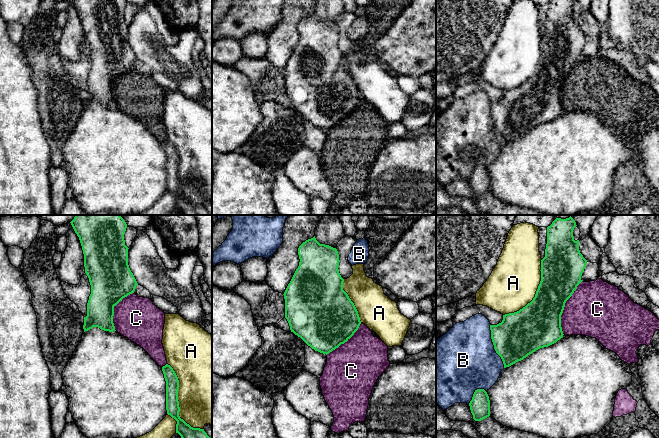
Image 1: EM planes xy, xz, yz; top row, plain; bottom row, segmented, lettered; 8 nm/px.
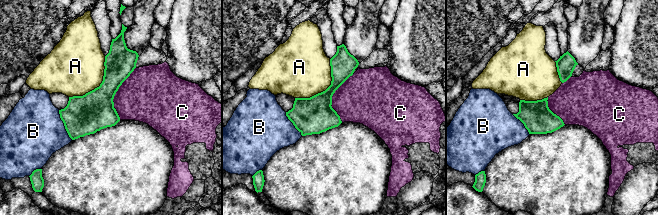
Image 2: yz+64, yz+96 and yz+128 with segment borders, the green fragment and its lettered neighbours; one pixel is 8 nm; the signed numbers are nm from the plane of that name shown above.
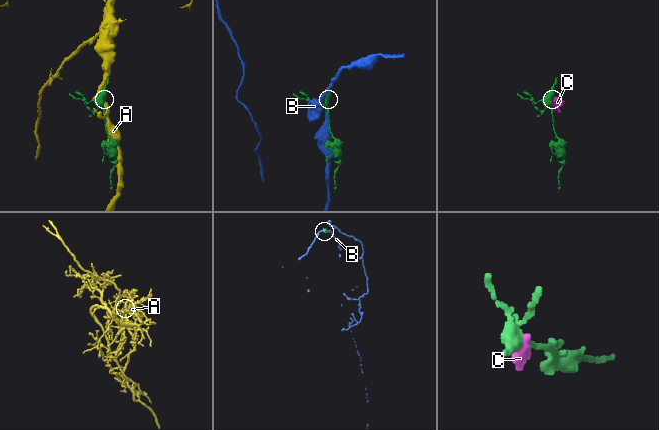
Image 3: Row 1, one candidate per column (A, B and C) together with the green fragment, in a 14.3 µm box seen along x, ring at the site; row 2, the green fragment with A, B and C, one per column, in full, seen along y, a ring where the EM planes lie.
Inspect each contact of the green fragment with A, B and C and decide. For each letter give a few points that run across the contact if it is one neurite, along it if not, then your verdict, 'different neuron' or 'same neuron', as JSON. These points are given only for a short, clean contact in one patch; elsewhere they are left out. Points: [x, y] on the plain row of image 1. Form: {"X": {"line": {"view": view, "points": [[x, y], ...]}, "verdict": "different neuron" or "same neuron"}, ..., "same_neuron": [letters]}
{"A": {"verdict": "different neuron"}, "B": {"verdict": "different neuron"}, "C": {"verdict": "different neuron"}, "same_neuron": []}

